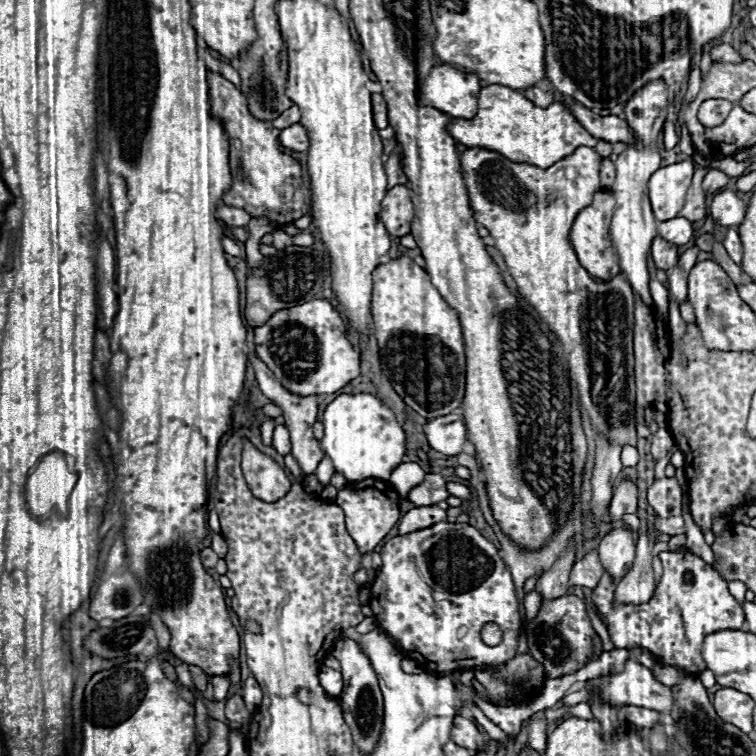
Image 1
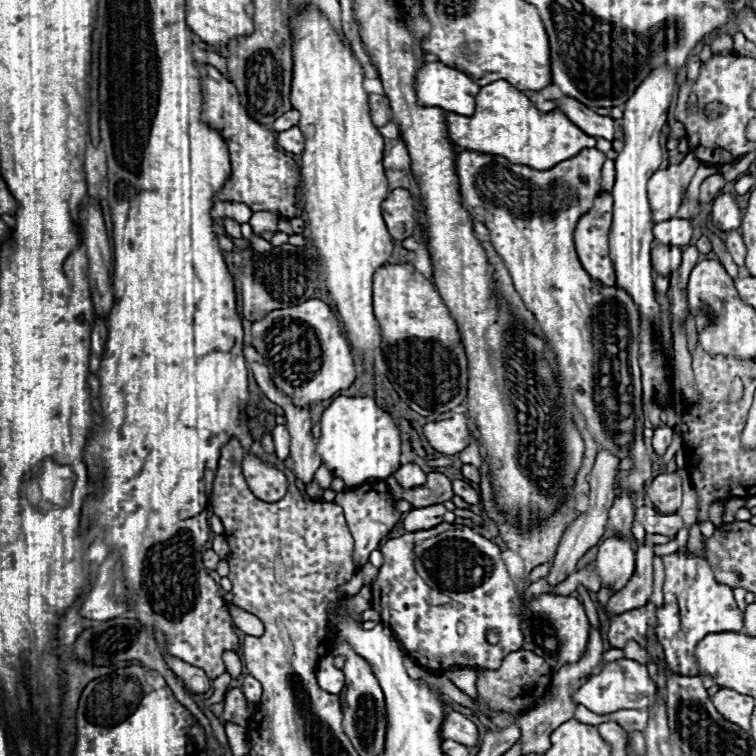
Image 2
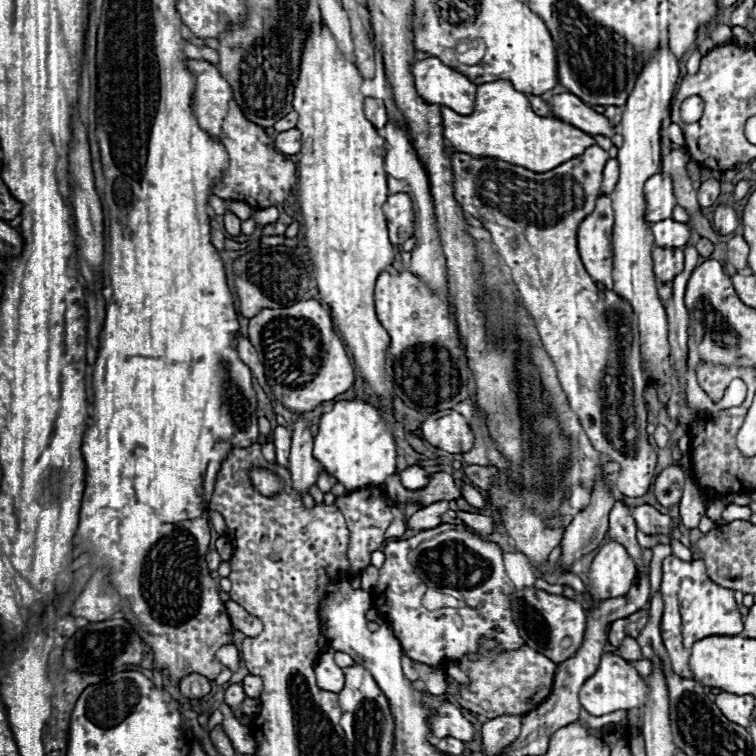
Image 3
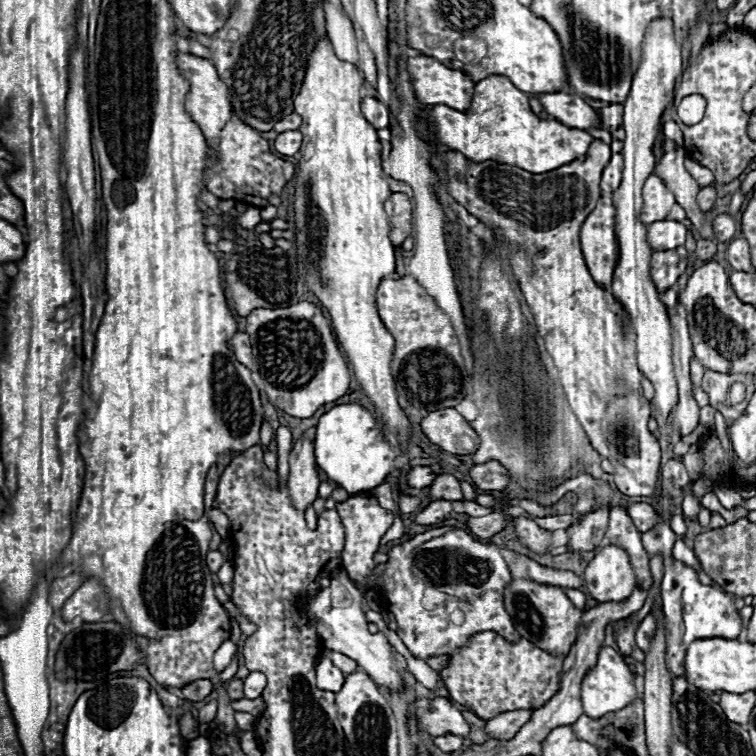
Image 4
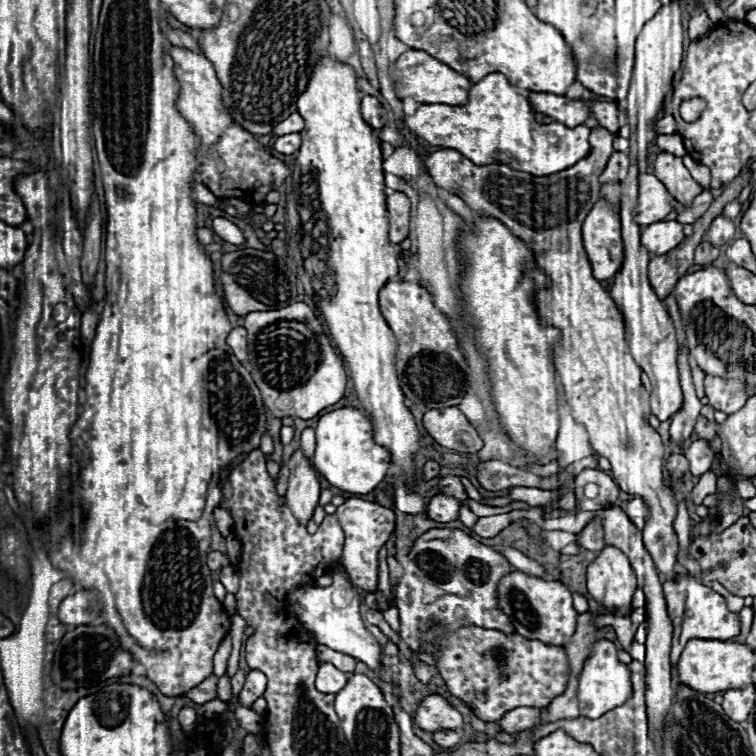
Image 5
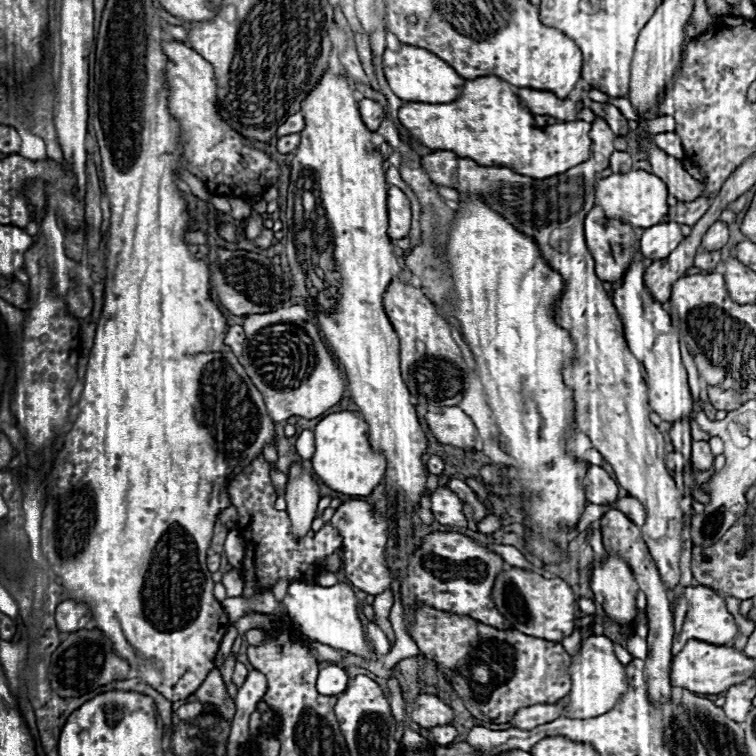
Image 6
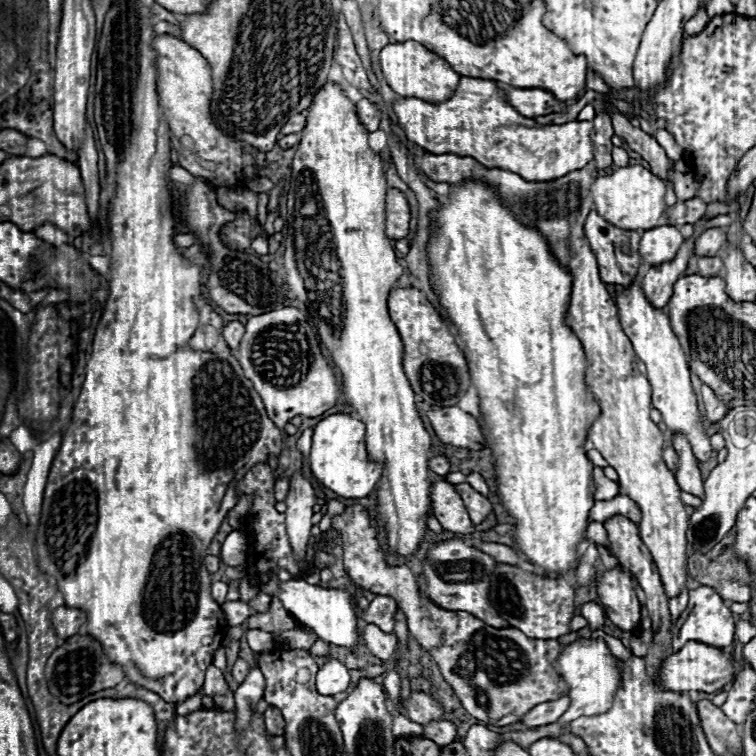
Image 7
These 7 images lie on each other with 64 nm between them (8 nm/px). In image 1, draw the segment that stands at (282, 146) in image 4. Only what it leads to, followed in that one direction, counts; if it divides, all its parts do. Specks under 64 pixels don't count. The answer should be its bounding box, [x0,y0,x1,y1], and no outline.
[280,124,308,152]

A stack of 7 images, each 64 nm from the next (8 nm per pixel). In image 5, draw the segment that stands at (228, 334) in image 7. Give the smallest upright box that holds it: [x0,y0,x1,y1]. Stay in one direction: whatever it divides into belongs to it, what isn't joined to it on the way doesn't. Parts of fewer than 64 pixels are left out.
[226,326,246,360]

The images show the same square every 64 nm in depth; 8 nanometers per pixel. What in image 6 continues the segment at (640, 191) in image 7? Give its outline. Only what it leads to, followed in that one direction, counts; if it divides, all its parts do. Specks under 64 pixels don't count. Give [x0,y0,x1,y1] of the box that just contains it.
[596,170,668,228]

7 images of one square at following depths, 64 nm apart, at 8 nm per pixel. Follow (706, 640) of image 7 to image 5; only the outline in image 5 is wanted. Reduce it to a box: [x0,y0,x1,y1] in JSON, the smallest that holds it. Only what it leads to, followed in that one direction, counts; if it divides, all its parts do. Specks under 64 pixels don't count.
[664,573,740,666]

